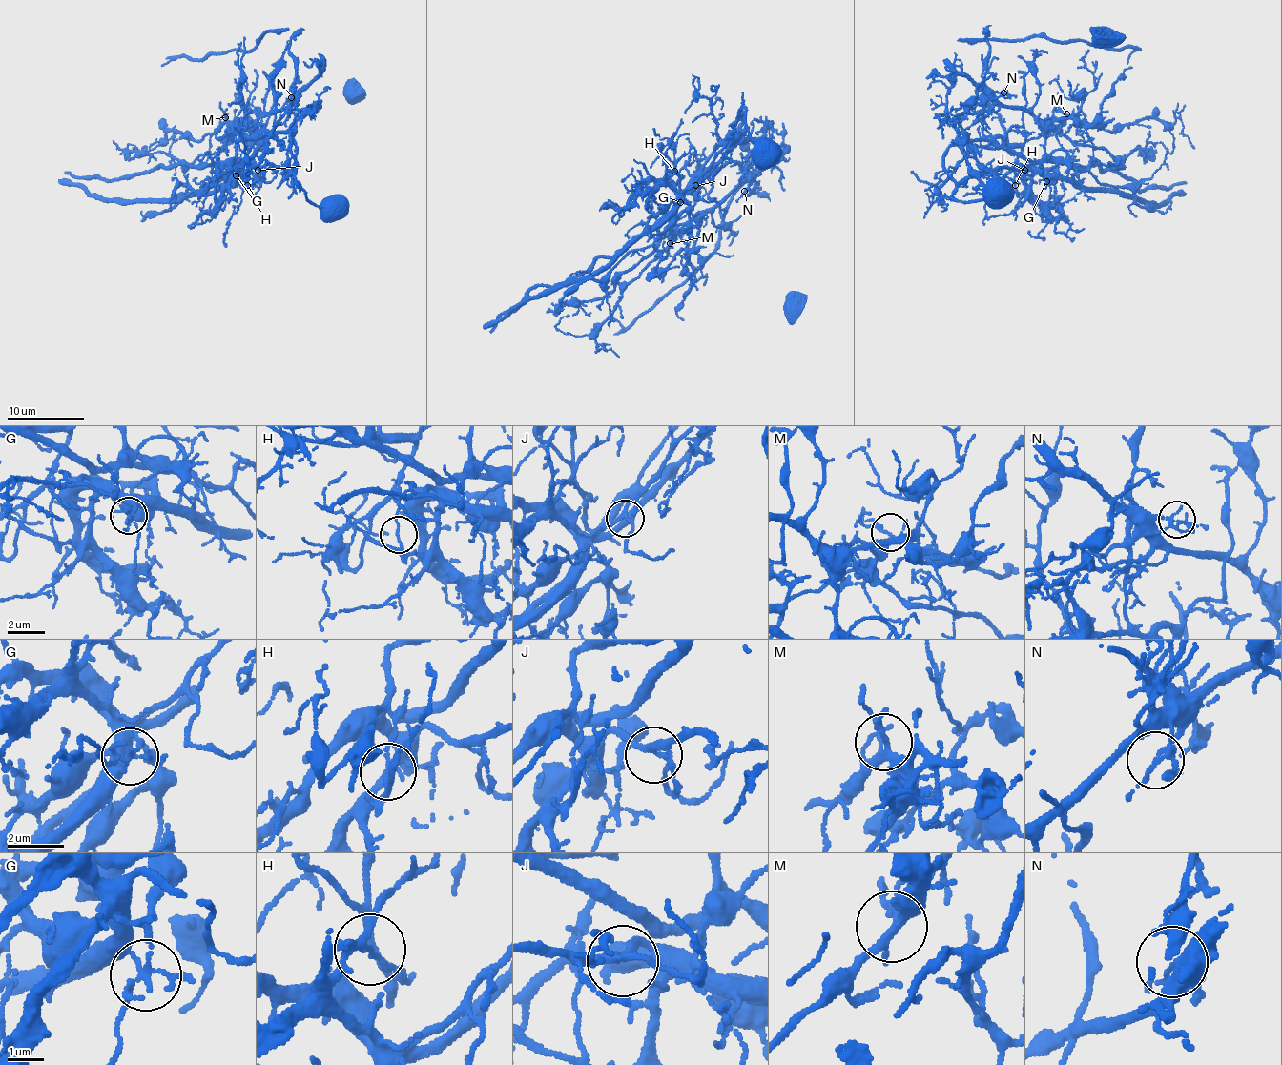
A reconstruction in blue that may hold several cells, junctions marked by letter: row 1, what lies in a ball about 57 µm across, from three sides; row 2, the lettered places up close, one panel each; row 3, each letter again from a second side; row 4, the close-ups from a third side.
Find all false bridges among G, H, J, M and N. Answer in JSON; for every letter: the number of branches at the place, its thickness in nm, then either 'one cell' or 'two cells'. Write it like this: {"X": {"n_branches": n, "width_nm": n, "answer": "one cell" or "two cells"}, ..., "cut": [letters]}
{"G": {"n_branches": 5, "width_nm": 130, "answer": "two cells"}, "H": {"n_branches": 3, "width_nm": 80, "answer": "two cells"}, "J": {"n_branches": 3, "width_nm": 180, "answer": "one cell"}, "M": {"n_branches": 5, "width_nm": 200, "answer": "one cell"}, "N": {"n_branches": 5, "width_nm": 100, "answer": "two cells"}, "cut": ["G", "H", "N"]}

